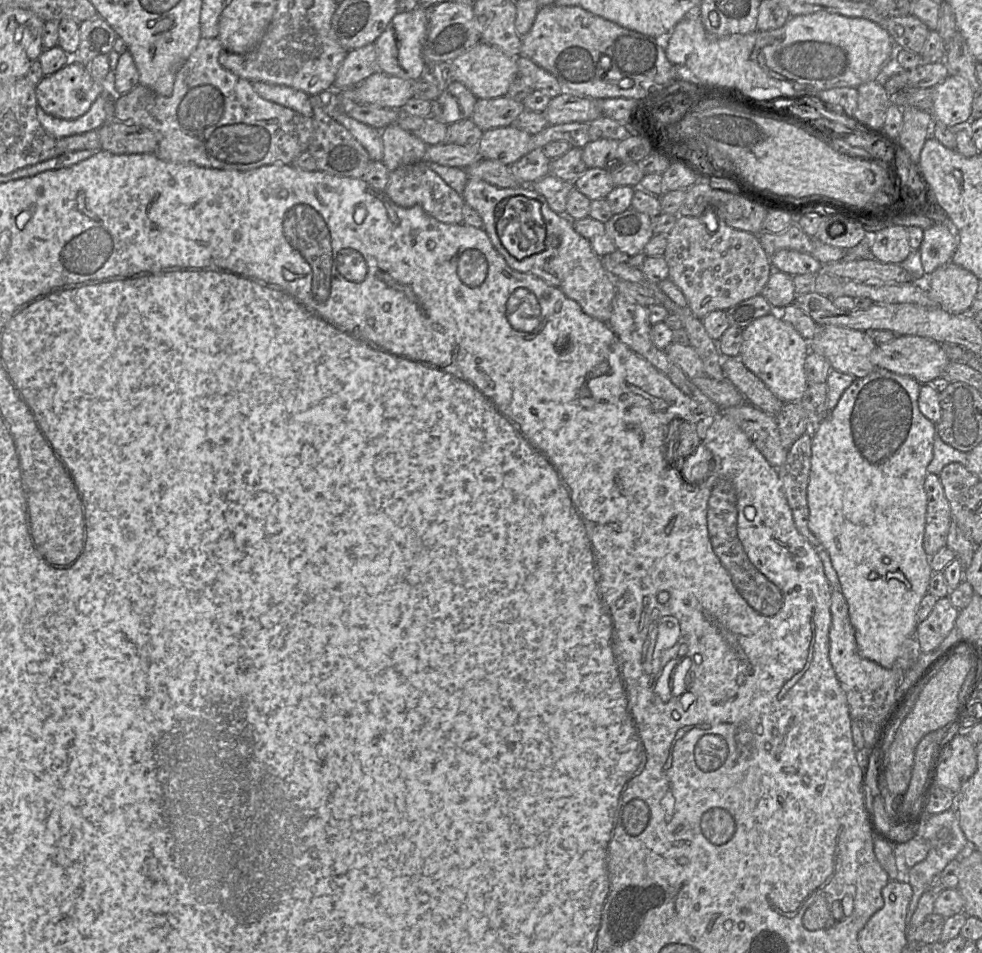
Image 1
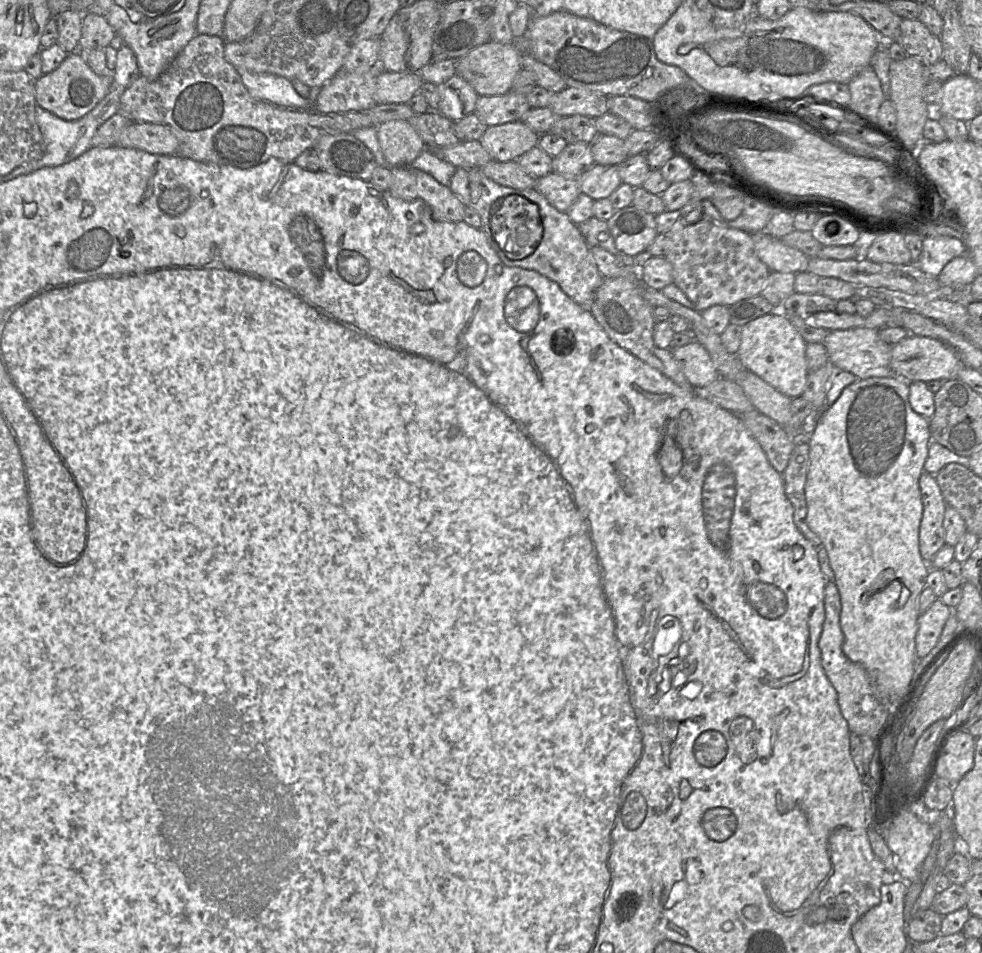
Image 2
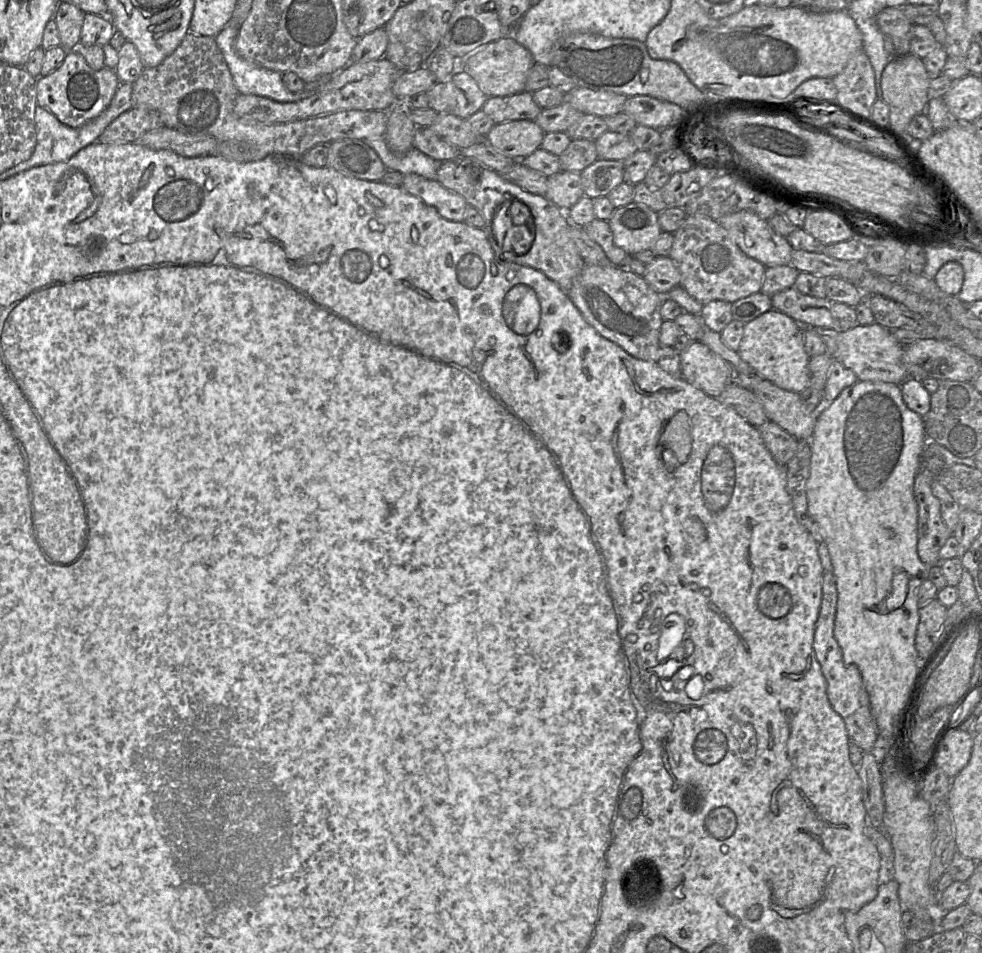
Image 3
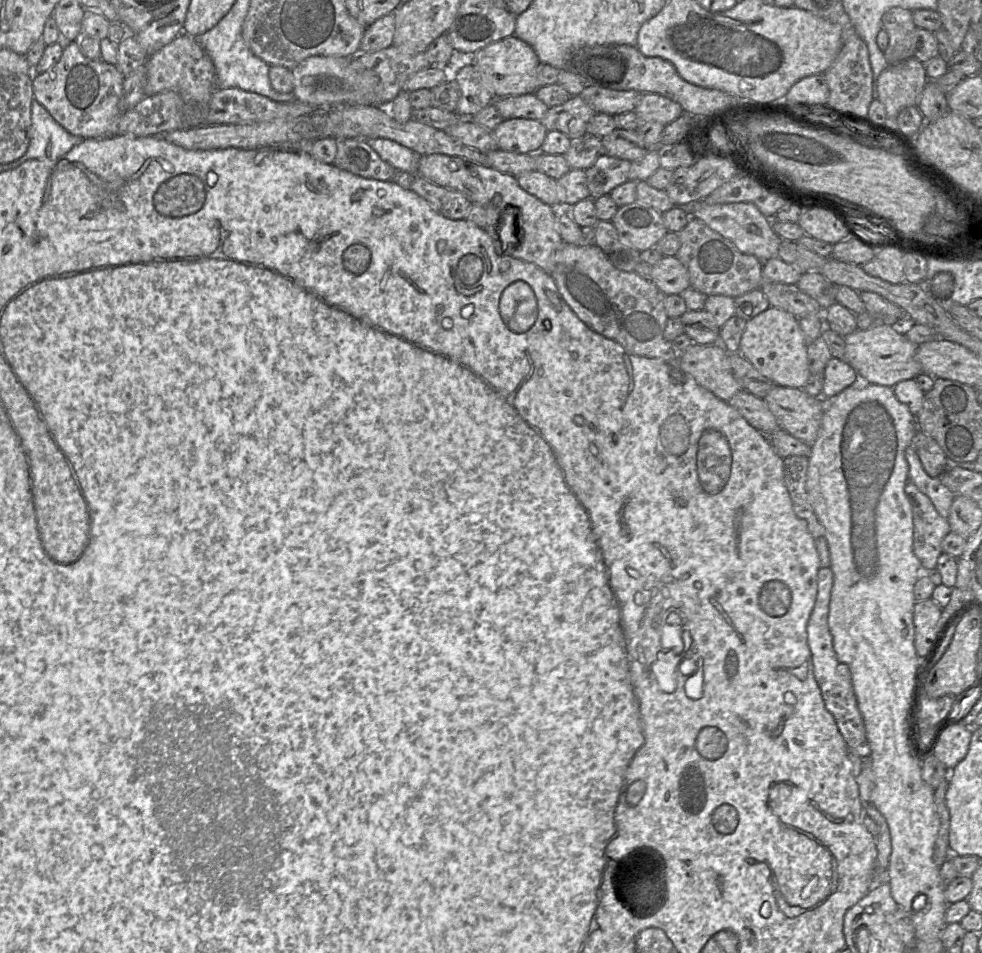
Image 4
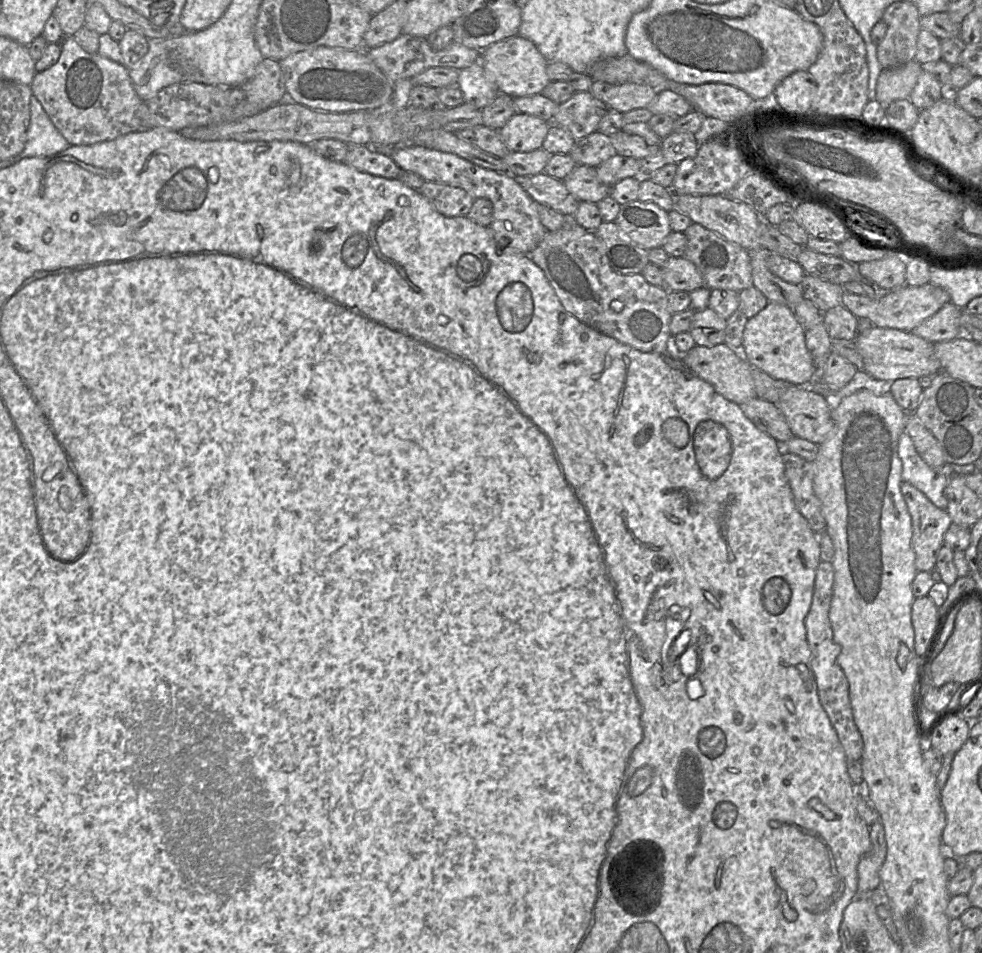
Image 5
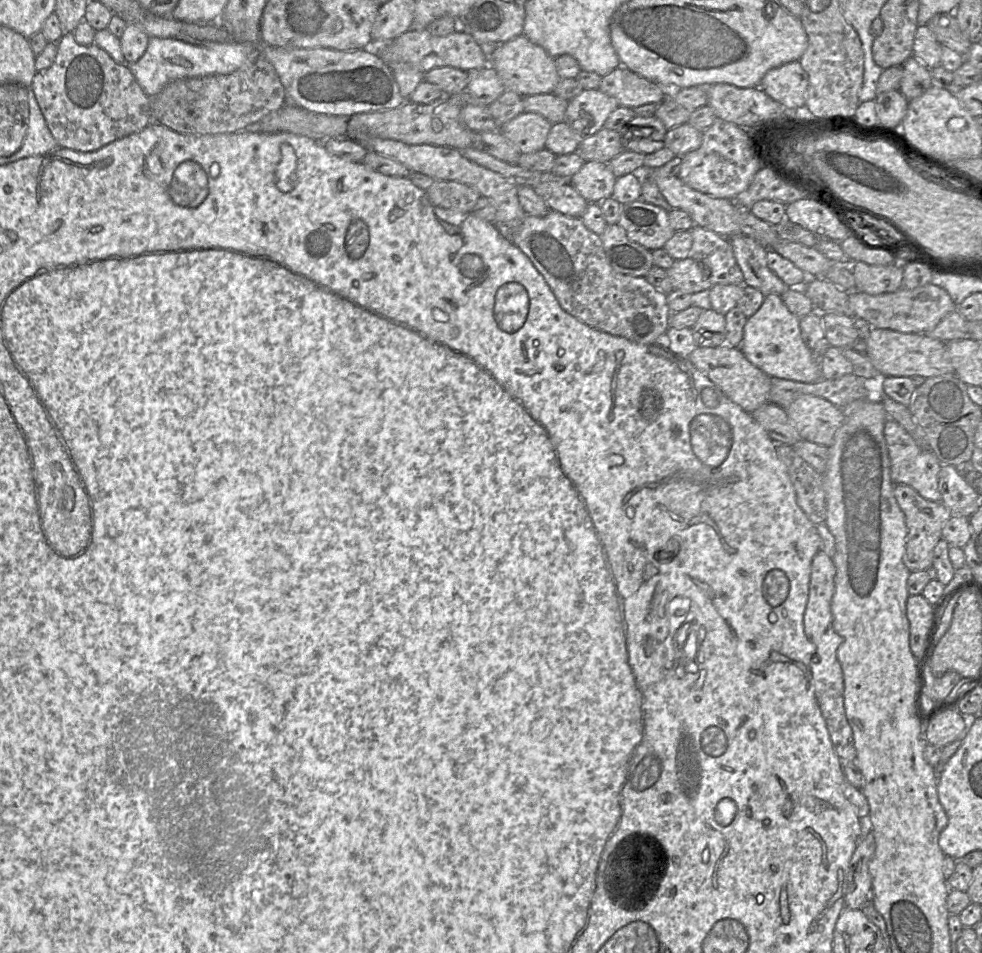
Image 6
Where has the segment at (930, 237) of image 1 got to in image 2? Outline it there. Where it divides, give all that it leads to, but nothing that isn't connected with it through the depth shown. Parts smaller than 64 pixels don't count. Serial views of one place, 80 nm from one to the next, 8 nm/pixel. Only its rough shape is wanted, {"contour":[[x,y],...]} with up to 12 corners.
{"contour":[[923,237],[919,268],[938,277],[965,255],[962,238]]}

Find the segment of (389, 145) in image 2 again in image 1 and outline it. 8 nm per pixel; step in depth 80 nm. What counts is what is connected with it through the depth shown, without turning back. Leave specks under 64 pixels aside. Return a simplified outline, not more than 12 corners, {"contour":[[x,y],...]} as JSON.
{"contour":[[396,123],[381,130],[390,172],[425,159],[428,145]]}

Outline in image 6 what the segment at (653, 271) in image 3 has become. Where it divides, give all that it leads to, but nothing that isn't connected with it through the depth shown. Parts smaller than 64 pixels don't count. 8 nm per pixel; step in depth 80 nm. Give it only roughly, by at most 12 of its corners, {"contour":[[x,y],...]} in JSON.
{"contour":[[675,260],[666,272],[673,288],[693,294],[713,286],[698,262]]}

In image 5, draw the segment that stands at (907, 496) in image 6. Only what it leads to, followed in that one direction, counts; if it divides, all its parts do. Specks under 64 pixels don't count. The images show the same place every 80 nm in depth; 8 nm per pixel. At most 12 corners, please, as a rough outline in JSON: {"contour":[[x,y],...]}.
{"contour":[[908,482],[917,571],[930,571],[952,519]]}

